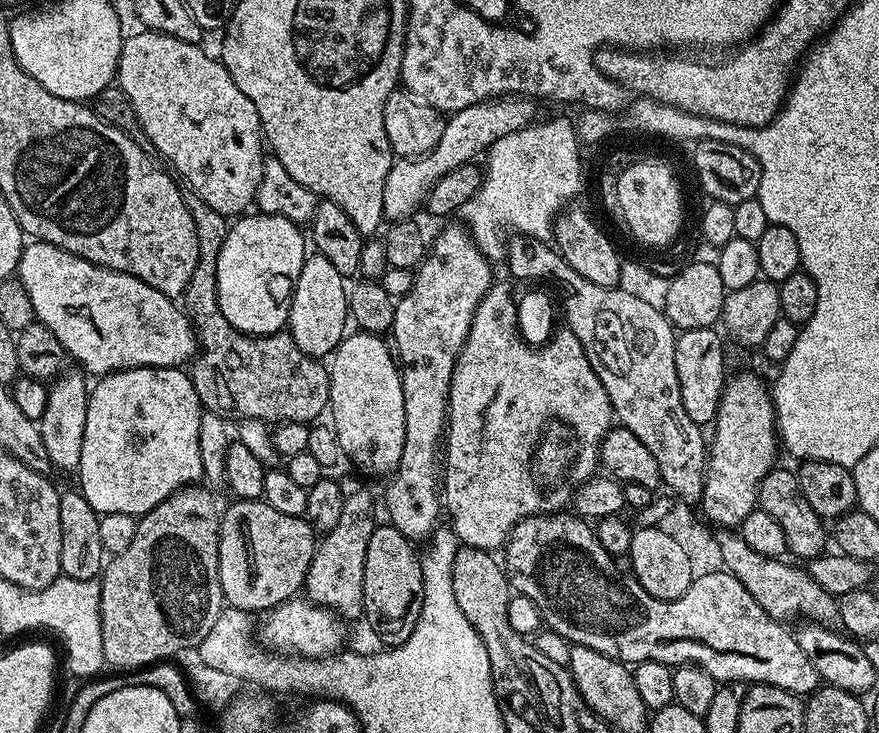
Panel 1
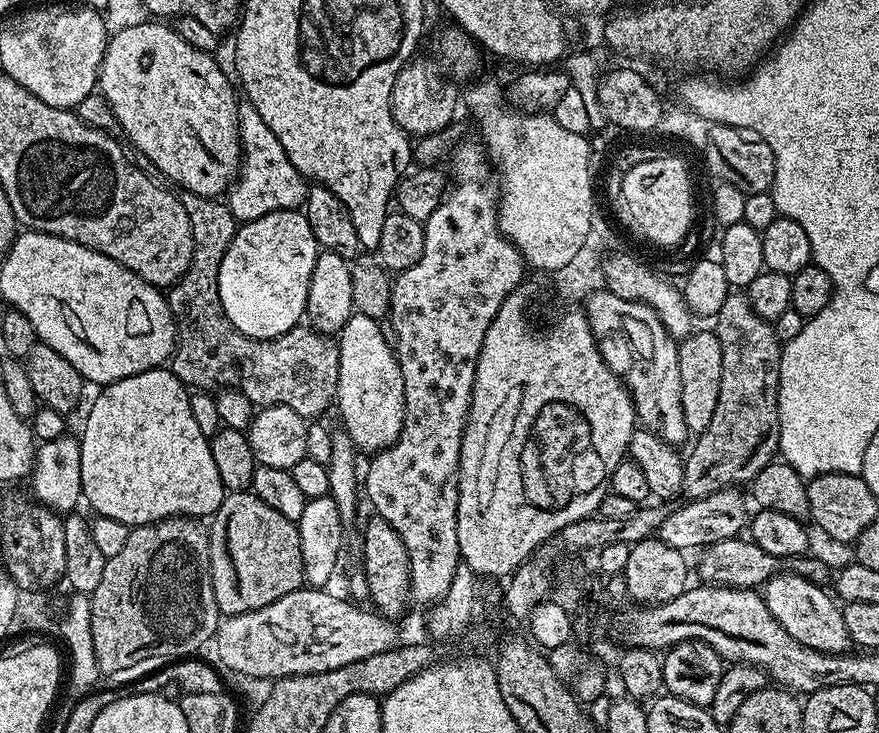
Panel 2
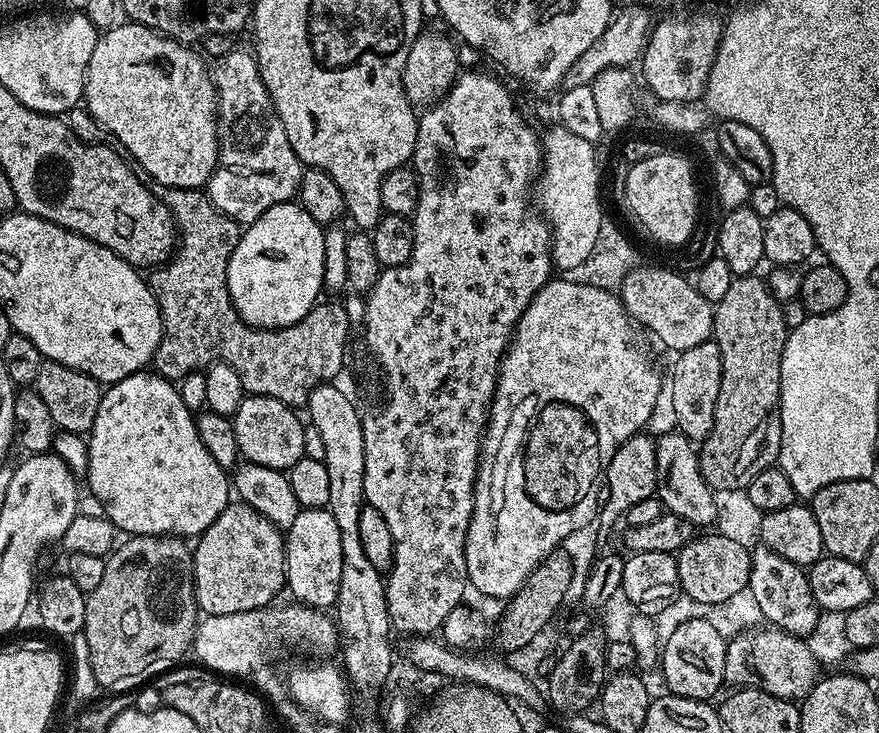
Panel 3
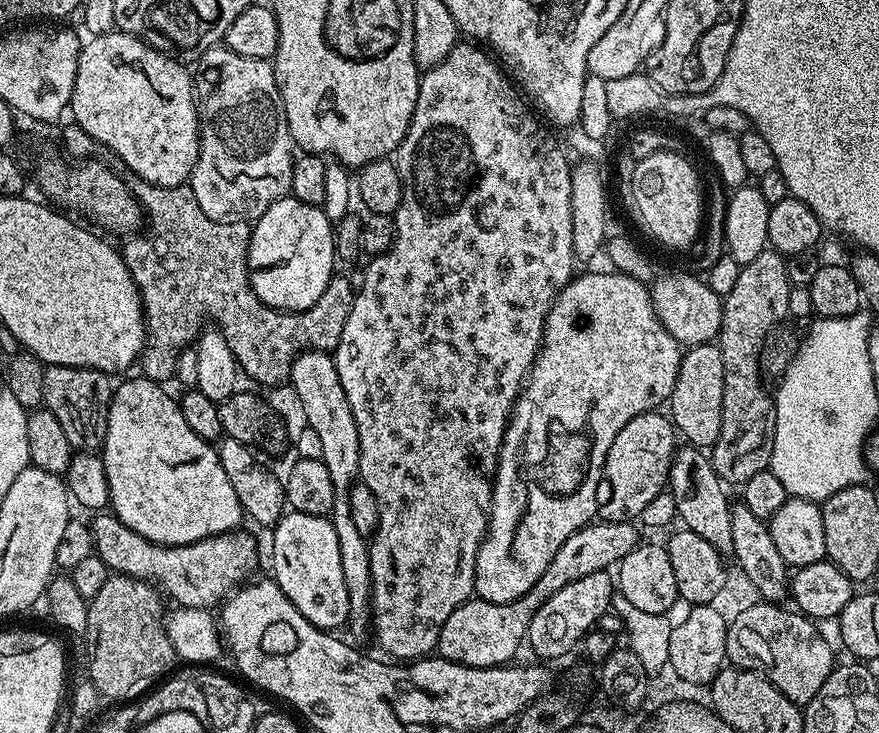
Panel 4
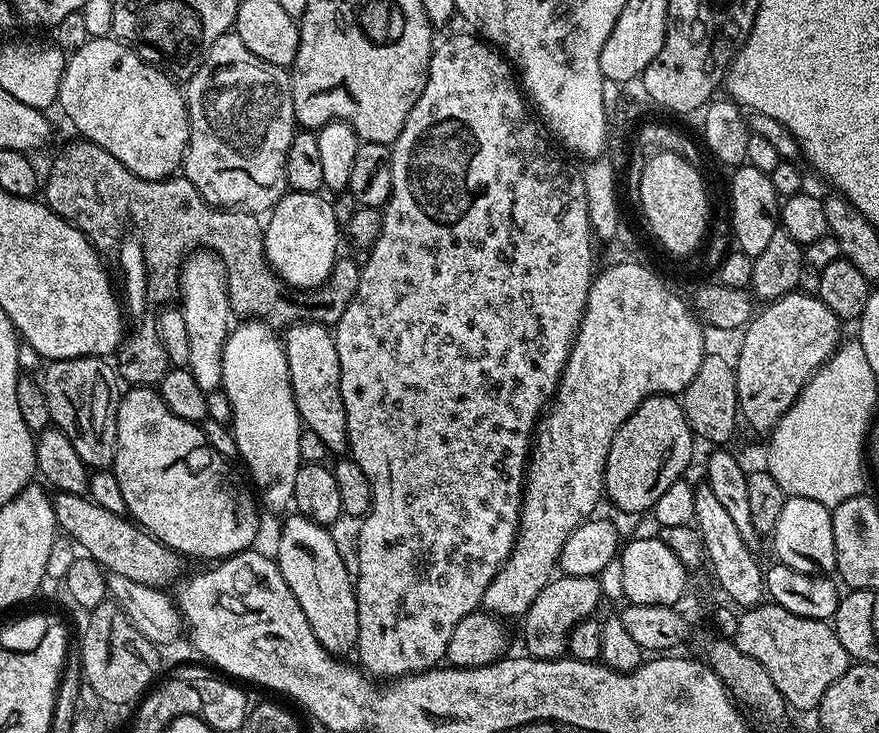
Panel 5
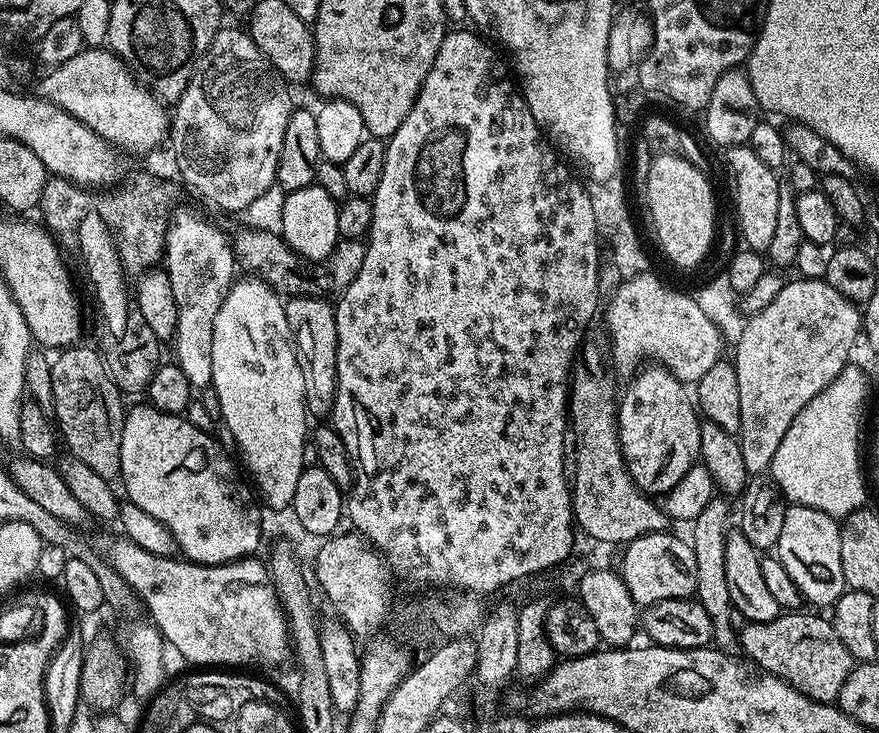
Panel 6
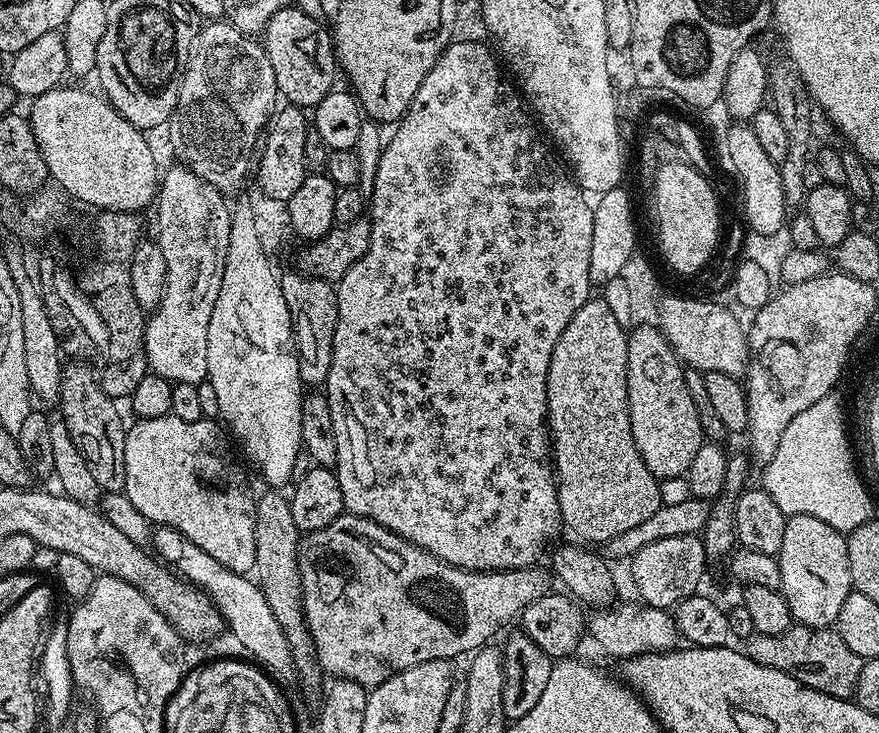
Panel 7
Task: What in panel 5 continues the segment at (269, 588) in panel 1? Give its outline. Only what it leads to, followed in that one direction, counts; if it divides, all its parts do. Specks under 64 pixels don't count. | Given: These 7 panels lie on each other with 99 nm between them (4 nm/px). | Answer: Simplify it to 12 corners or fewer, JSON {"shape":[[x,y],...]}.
{"shape":[[56,492],[57,529],[98,562],[161,590],[180,553],[87,495]]}

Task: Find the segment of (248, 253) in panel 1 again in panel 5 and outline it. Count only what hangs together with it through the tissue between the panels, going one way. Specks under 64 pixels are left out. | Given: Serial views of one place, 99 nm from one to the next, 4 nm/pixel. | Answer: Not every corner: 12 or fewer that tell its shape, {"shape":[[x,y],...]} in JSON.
{"shape":[[284,193],[267,213],[268,267],[292,290],[332,272],[331,199]]}

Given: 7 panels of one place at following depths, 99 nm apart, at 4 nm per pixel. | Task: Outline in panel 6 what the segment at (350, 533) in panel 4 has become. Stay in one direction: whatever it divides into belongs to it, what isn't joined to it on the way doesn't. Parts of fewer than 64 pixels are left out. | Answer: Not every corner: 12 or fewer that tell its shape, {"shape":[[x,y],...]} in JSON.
{"shape":[[313,294],[284,308],[301,367],[307,415],[336,397],[333,305]]}

